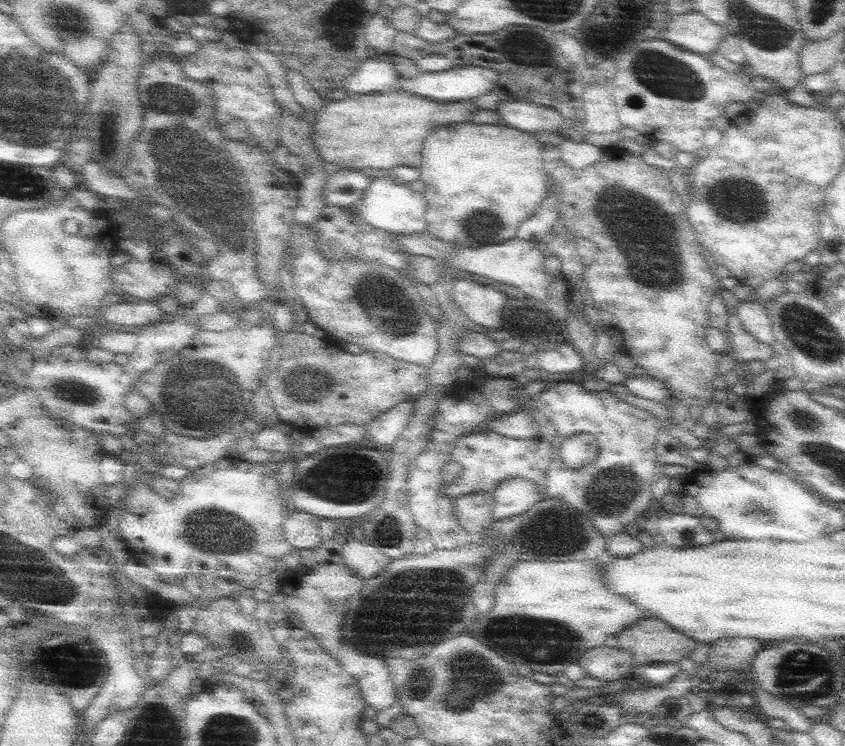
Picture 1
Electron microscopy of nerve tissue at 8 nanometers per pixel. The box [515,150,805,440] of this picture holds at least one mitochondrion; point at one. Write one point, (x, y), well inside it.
(748, 202)

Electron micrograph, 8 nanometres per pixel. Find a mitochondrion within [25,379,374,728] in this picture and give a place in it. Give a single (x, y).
(227, 533)

